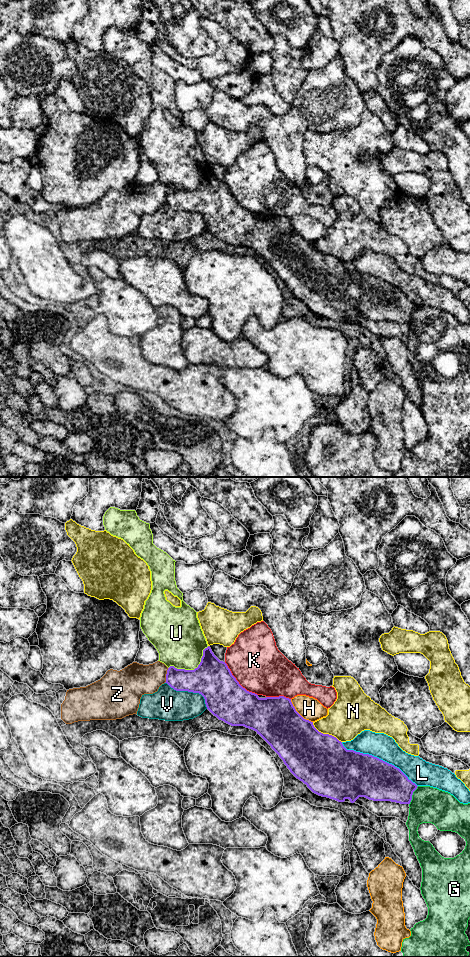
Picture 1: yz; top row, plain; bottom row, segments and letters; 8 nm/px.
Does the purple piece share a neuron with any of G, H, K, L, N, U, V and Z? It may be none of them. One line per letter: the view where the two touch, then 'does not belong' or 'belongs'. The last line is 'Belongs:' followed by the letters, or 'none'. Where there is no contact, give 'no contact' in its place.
G: yz | does not belong
H: yz | does not belong
K: yz | does not belong
L: yz | does not belong
N: yz | does not belong
U: yz | does not belong
V: yz | does not belong
Z: yz | does not belong
Belongs: none

